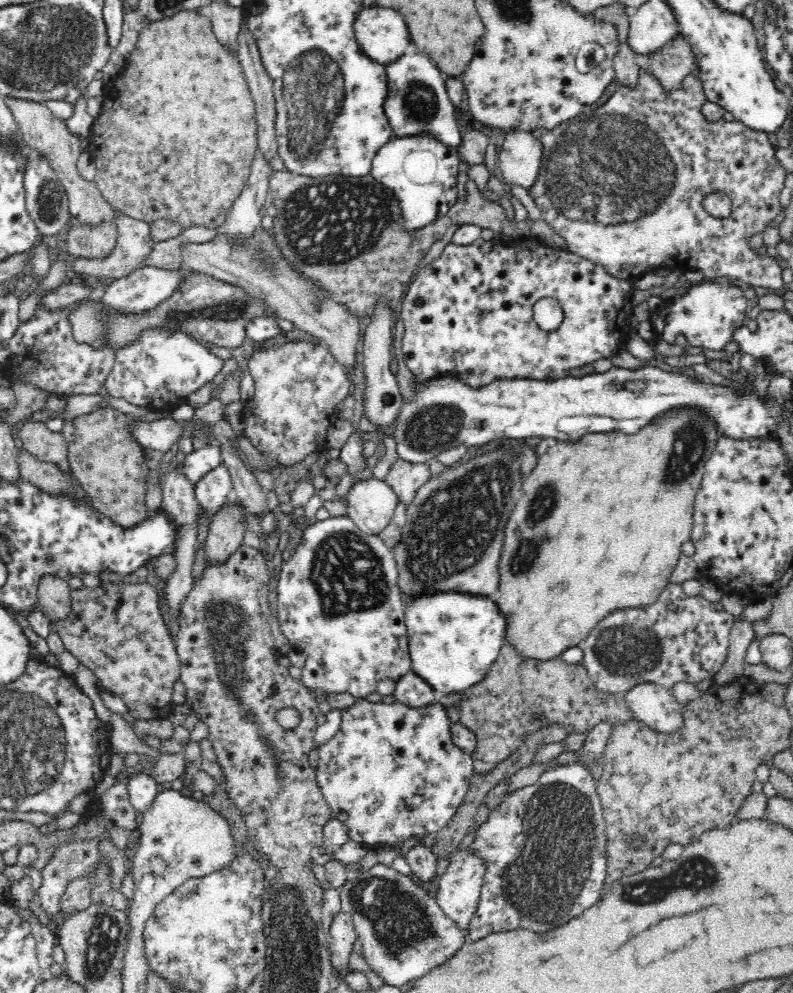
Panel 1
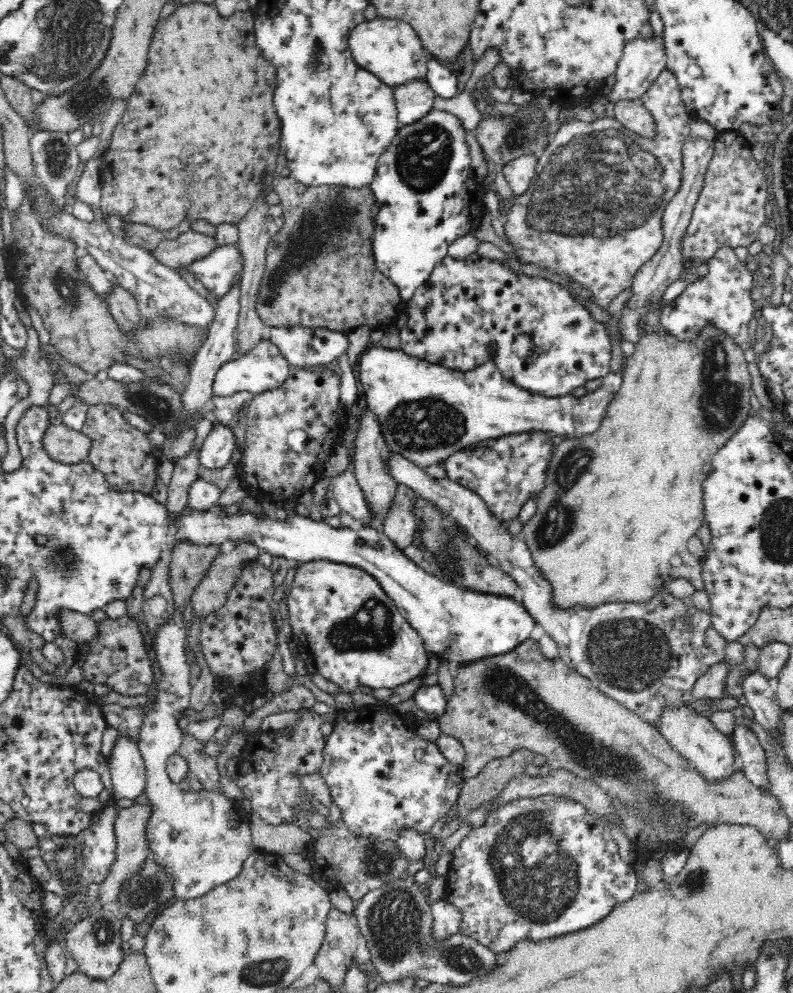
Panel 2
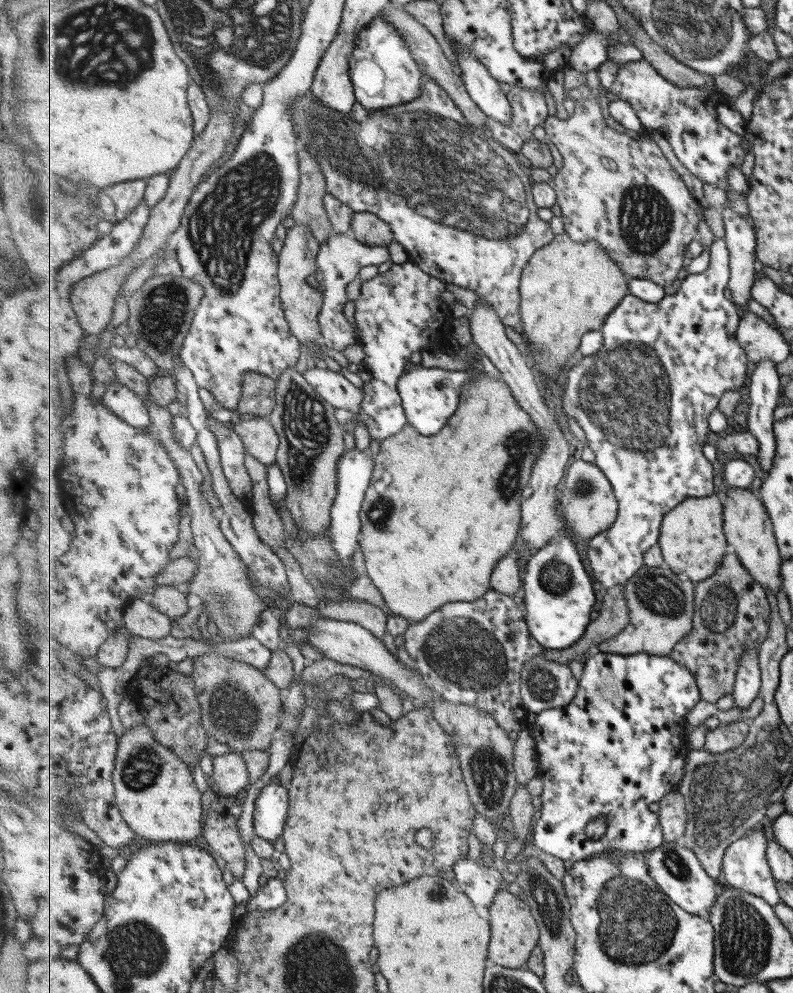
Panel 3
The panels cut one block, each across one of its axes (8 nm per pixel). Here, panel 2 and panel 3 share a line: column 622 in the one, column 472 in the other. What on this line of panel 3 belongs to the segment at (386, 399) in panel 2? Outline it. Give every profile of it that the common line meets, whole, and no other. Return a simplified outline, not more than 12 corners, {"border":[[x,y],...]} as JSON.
{"border":[[415,366],[398,383],[408,423],[435,437],[470,370]]}

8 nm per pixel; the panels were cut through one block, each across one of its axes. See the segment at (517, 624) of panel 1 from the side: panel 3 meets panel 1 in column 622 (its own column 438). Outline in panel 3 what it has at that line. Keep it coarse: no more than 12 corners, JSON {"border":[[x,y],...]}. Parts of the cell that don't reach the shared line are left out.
{"border":[[478,363],[380,443],[366,572],[410,624],[520,544],[544,436]]}

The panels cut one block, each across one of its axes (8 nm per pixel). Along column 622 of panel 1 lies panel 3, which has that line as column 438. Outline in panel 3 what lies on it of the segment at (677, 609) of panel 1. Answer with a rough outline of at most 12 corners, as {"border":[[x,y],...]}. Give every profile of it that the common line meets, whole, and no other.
{"border":[[495,589],[408,625],[443,699],[507,732],[529,714],[524,664],[547,649]]}

